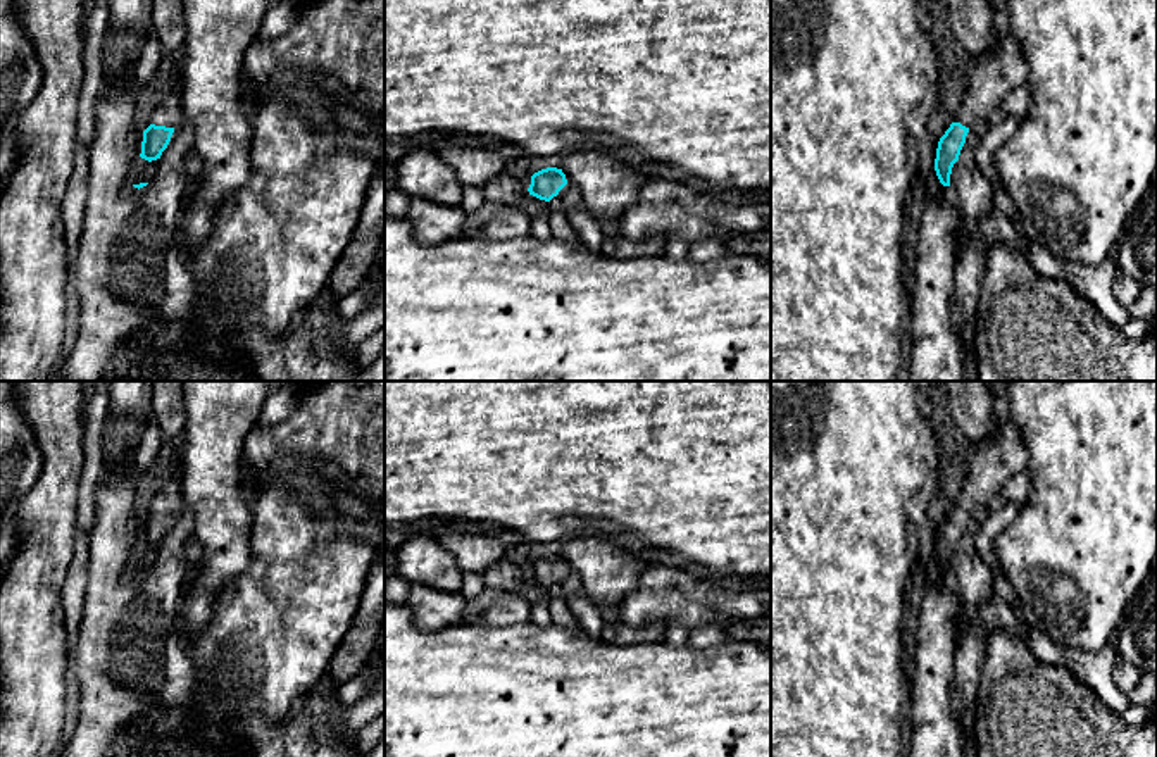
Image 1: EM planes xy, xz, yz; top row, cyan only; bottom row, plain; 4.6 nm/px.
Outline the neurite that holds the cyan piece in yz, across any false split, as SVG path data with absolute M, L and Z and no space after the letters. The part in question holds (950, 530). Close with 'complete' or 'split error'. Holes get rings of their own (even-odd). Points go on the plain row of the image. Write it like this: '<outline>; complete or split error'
M986 381L993 405L995 433L976 441L969 452L969 472L955 498L955 509L938 528L935 557L943 572L950 572L954 550L966 522L979 507L1000 497L1004 483L1028 467L1029 454L1009 412L1009 381Z; split error

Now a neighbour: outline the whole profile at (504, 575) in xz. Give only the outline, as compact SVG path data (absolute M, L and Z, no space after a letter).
M509 557L491 564L481 572L486 588L524 595L529 578L522 566L514 564Z

